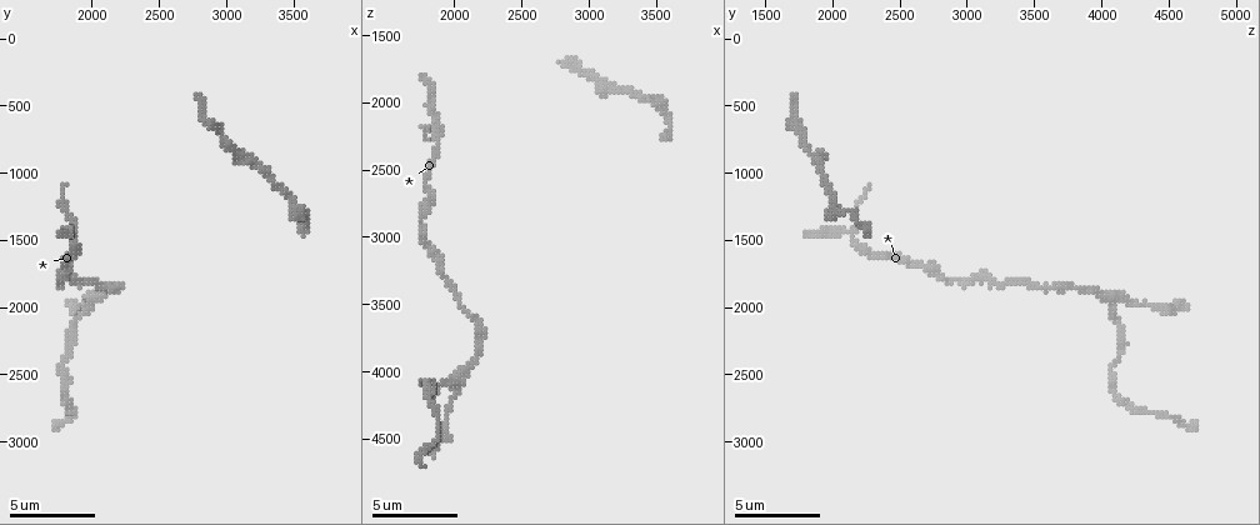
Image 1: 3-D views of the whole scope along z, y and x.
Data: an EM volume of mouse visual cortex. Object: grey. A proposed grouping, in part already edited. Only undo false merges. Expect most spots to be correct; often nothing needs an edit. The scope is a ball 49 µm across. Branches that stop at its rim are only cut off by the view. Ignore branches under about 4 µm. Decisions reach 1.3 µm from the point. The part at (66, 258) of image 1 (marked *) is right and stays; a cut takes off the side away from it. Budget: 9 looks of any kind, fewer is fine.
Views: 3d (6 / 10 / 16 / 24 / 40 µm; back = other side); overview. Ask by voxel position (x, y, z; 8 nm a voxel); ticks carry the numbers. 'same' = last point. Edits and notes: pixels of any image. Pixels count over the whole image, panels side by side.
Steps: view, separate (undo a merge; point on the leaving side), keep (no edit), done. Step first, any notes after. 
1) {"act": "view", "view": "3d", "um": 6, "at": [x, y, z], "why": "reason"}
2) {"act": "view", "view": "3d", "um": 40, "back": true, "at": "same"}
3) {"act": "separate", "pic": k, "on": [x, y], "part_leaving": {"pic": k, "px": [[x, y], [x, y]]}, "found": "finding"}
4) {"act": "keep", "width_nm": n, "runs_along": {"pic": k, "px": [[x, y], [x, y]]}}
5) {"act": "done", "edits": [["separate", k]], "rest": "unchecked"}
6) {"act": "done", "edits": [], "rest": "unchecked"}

{"act": "view", "view": "3d", "um": 6, "at": [1940, 1820, 3320]}

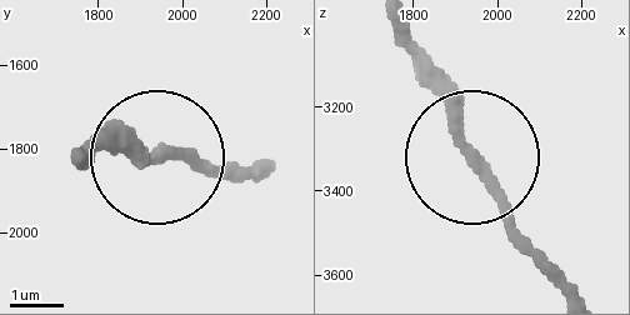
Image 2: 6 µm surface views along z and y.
{"act": "keep", "runs_along": {"pic": 2, "px": [[391, 26], [513, 229], [575, 291]]}, "found": "all the same neuron"}

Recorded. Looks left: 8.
{"act": "view", "view": "3d", "um": 10, "at": [2180, 1860, 3860], "why": "narrows sharply"}

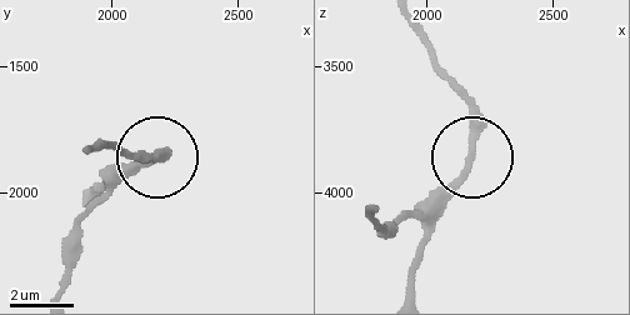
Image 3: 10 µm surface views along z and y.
{"act": "keep", "runs_along": {"pic": 3, "px": [[89, 148], [153, 156], [108, 169]]}, "found": "one neuron here"}

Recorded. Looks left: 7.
{"act": "view", "view": "3d", "um": 6, "at": [3220, 940, 1920]}

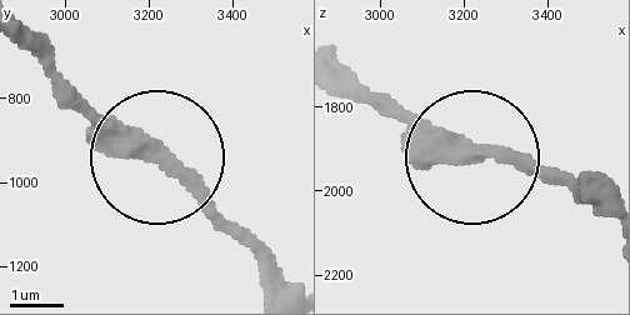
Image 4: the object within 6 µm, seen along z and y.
{"act": "keep", "width_nm": 360, "found": "continuous, no second neuron"}

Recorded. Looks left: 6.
{"act": "done", "edits": [], "rest": "unchecked"}

